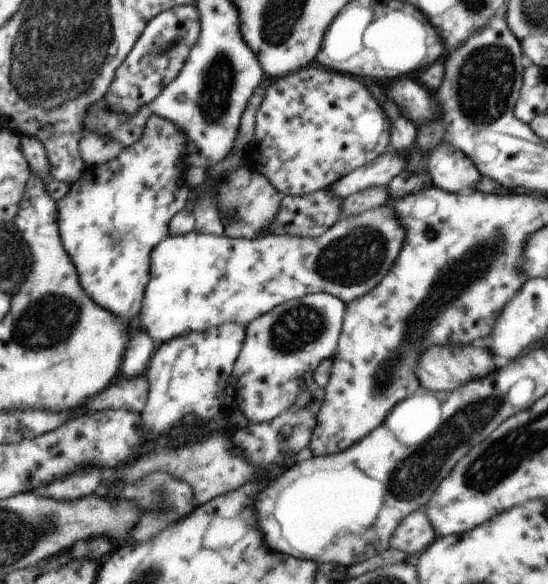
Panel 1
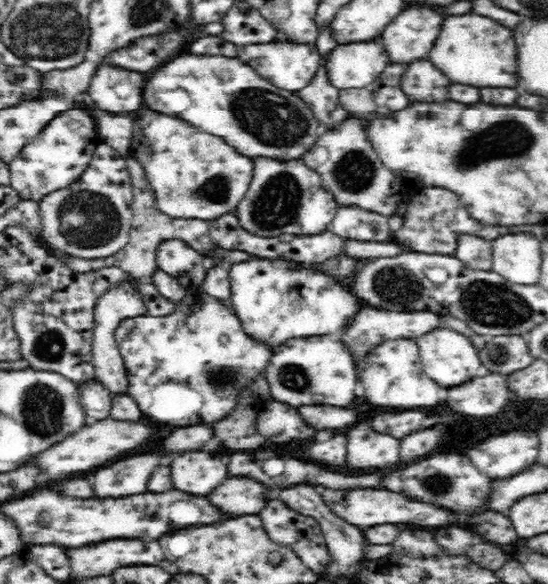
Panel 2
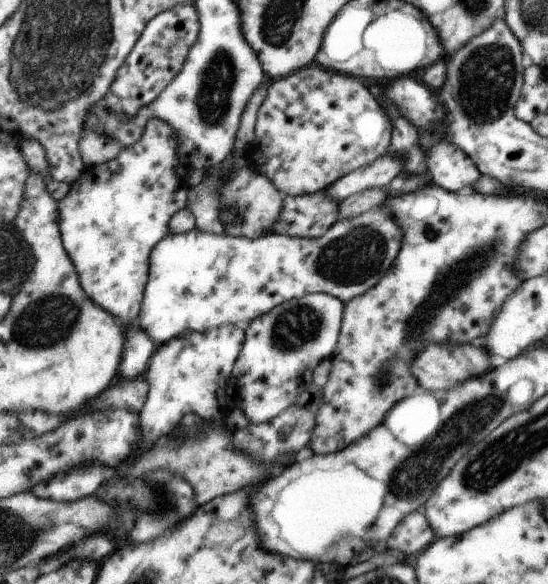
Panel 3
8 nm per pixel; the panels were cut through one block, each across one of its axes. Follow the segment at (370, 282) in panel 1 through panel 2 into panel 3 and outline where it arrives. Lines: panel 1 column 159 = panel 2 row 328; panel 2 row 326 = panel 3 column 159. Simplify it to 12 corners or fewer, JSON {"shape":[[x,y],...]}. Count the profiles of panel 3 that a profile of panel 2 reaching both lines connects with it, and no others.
{"shape":[[373,207],[318,237],[191,231],[154,248],[157,346],[288,300],[344,303],[400,251]]}

